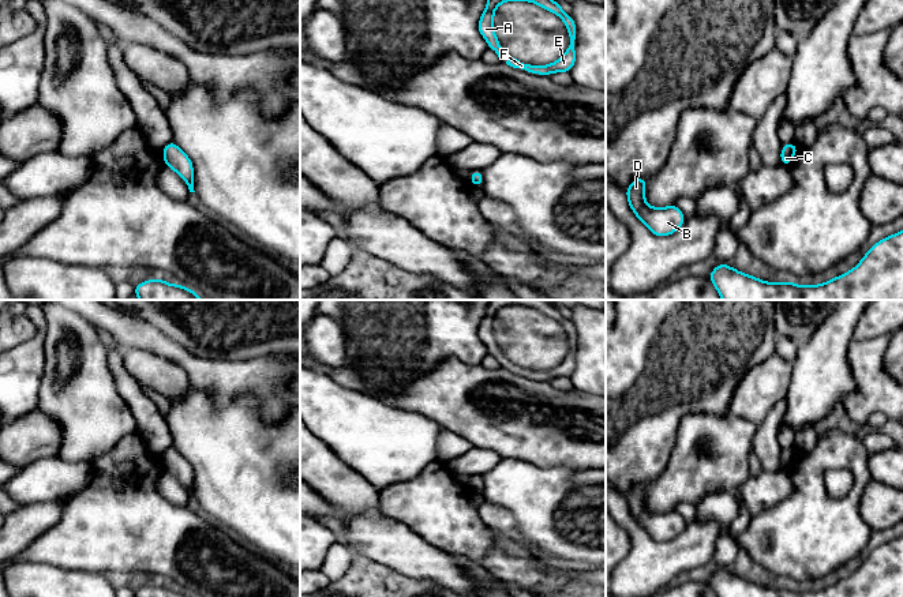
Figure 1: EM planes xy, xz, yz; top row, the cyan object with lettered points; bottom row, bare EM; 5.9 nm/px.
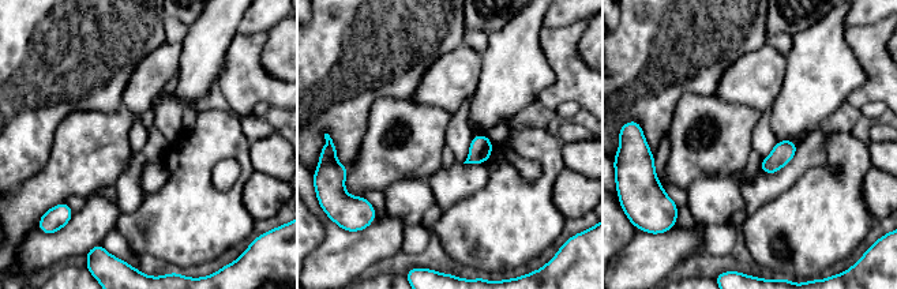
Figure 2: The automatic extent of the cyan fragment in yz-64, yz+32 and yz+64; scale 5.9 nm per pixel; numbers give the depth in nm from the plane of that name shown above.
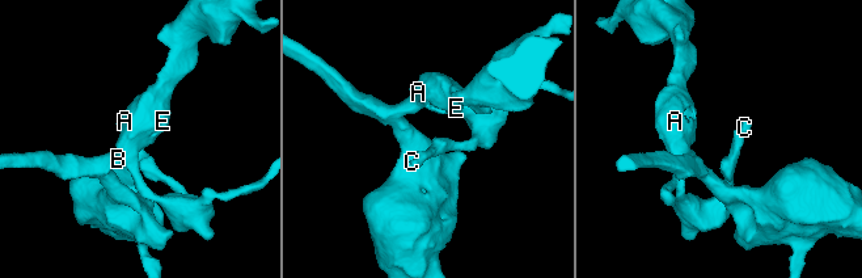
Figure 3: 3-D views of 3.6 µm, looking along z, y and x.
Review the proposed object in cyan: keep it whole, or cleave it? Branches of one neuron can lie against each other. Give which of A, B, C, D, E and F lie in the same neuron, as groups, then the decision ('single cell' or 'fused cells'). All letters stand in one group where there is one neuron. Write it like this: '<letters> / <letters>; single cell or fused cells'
A B C D E F; single cell

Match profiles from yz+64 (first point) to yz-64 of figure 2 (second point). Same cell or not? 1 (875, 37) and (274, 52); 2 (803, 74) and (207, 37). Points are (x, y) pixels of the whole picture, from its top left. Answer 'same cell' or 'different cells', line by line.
1: different cells
2: same cell

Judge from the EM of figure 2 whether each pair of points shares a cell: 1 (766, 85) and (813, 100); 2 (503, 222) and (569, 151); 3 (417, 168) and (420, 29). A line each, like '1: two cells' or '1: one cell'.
1: two cells
2: two cells
3: two cells

